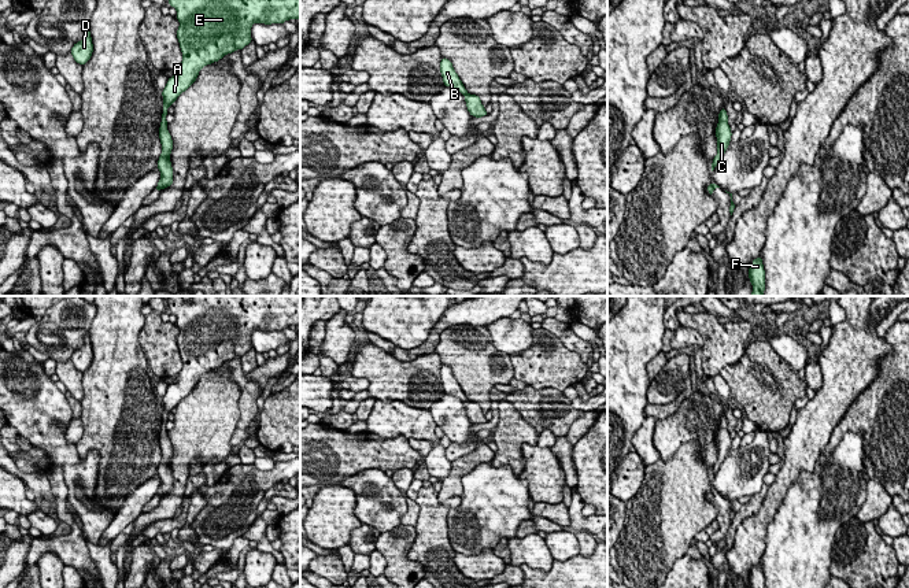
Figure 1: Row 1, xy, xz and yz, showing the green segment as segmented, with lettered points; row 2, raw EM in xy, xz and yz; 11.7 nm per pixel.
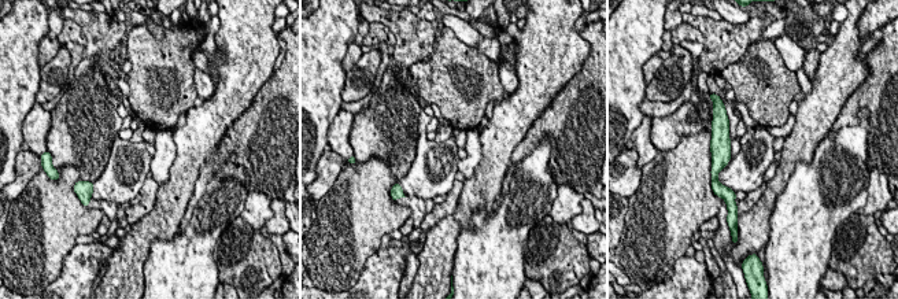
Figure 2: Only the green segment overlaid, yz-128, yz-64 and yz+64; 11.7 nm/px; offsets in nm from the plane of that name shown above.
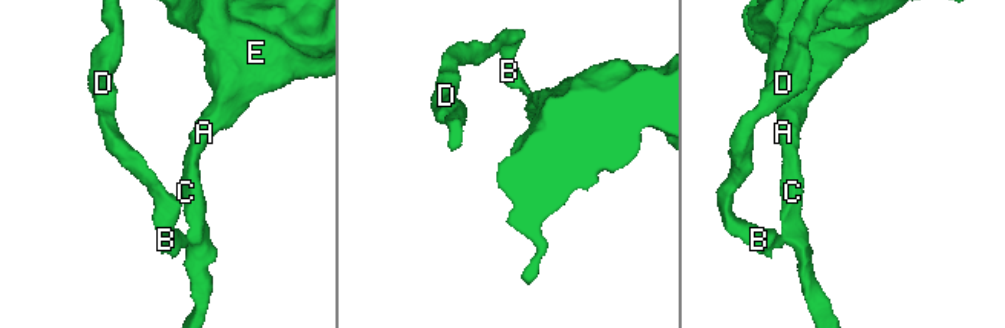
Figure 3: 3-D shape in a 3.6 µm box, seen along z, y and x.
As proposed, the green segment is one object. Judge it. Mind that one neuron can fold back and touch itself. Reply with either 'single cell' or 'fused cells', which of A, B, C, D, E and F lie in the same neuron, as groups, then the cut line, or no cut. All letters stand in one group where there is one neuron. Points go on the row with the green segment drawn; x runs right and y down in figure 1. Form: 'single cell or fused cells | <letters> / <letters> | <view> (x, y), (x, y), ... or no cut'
fused cells | A C E F / B D | xz (468, 93), (464, 95)

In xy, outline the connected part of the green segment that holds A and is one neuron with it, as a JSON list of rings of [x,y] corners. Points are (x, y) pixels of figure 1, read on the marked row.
[[[167,0],[177,10],[180,22],[177,38],[182,52],[180,73],[167,79],[163,96],[163,112],[159,127],[162,154],[158,170],[162,177],[158,188],[173,185],[170,154],[173,140],[167,130],[167,108],[177,97],[195,84],[199,71],[225,55],[243,51],[252,42],[254,23],[284,23],[300,19],[300,0]]]

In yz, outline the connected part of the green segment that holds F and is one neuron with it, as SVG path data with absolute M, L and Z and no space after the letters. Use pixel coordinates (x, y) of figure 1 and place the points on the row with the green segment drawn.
M761 256L751 262L749 269L749 280L753 285L753 292L750 296L762 296L765 292L765 270Z

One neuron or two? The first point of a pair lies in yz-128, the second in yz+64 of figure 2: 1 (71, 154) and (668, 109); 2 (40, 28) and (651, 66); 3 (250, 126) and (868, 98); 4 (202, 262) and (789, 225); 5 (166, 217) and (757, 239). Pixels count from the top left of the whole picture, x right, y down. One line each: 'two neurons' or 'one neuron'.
1: two neurons
2: two neurons
3: one neuron
4: one neuron
5: one neuron

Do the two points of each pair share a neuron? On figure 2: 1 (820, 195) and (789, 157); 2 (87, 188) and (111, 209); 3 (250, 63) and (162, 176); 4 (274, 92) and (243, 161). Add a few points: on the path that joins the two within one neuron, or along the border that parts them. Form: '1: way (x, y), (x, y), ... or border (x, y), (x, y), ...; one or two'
1: border (819, 143), (808, 163), (795, 163), (780, 194); two
2: way (87, 196), (92, 203), (103, 205); one
3: border (173, 133), (174, 161), (170, 176), (159, 185); two
4: way (274, 109), (274, 120), (250, 144); one

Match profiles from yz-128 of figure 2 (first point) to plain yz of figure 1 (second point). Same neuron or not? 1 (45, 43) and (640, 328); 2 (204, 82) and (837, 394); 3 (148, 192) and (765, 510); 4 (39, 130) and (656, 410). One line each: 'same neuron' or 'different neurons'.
1: different neurons
2: different neurons
3: different neurons
4: different neurons

